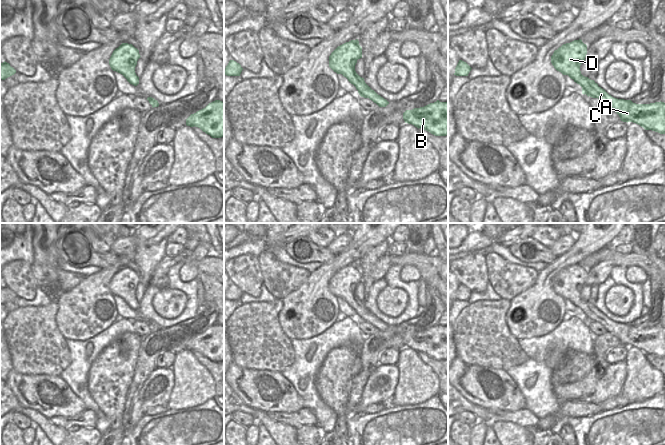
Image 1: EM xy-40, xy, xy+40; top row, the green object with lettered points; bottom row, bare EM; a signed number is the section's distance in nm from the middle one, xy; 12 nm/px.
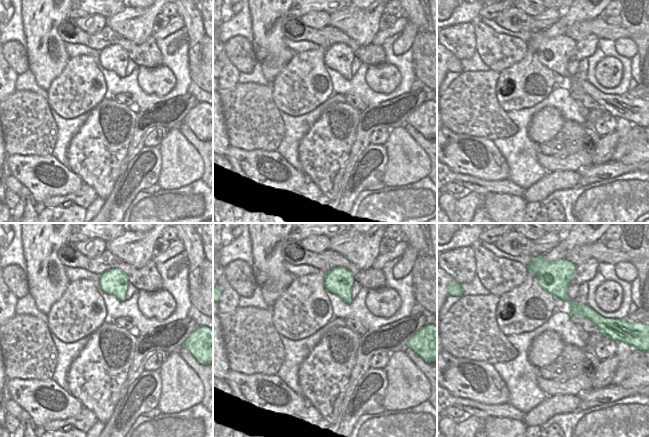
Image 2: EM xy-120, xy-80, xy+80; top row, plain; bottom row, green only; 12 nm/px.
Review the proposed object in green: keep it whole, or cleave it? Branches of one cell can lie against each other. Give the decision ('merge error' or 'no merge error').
no merge error

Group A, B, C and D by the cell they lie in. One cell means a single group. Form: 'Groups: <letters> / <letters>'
Groups: A B C D

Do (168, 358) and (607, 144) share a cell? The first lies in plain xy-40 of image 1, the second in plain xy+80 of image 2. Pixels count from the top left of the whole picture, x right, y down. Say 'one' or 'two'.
two

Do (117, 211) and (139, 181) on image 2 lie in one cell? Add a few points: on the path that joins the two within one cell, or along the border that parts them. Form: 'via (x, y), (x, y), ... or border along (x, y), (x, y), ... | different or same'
via (120, 204), (120, 200), (132, 188) | same

